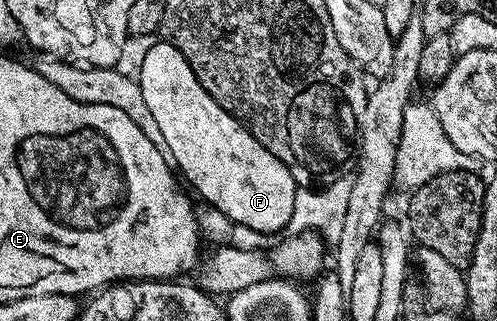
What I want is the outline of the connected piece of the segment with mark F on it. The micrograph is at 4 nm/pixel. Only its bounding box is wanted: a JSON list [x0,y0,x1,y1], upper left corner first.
[139,42,299,234]

